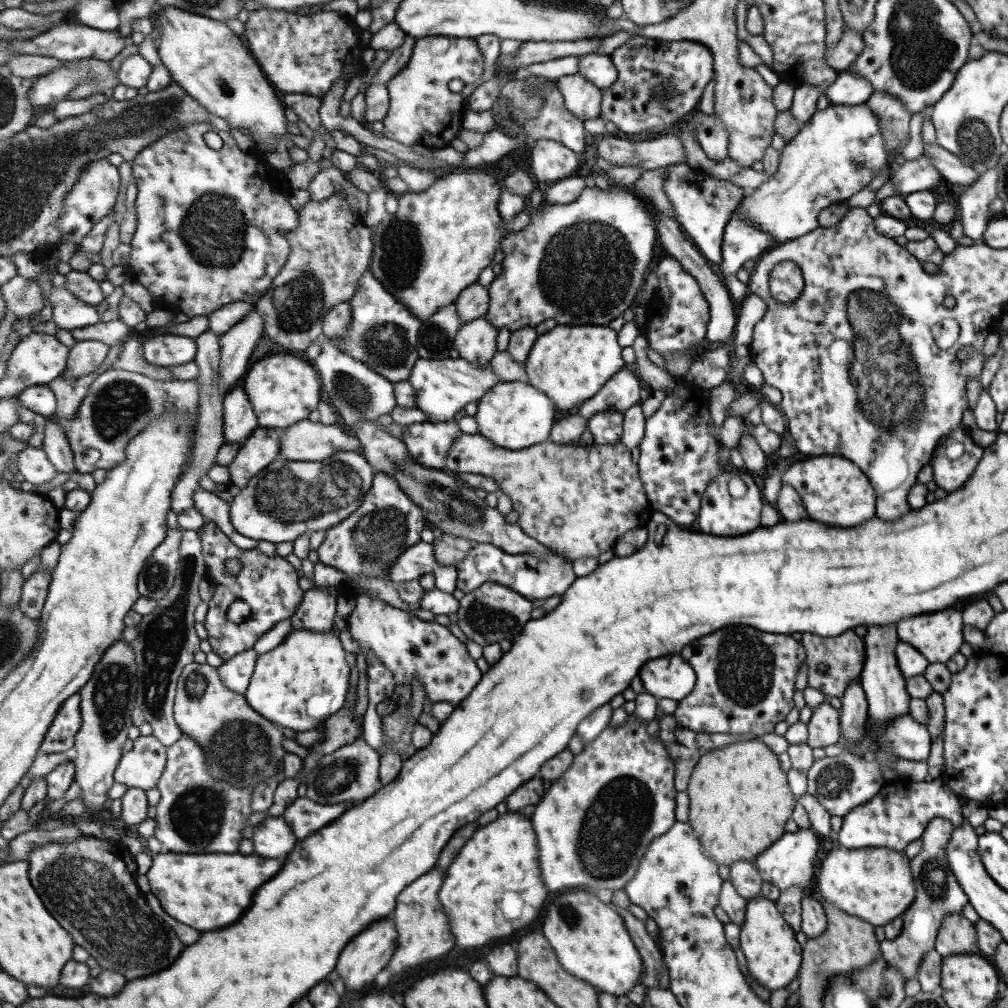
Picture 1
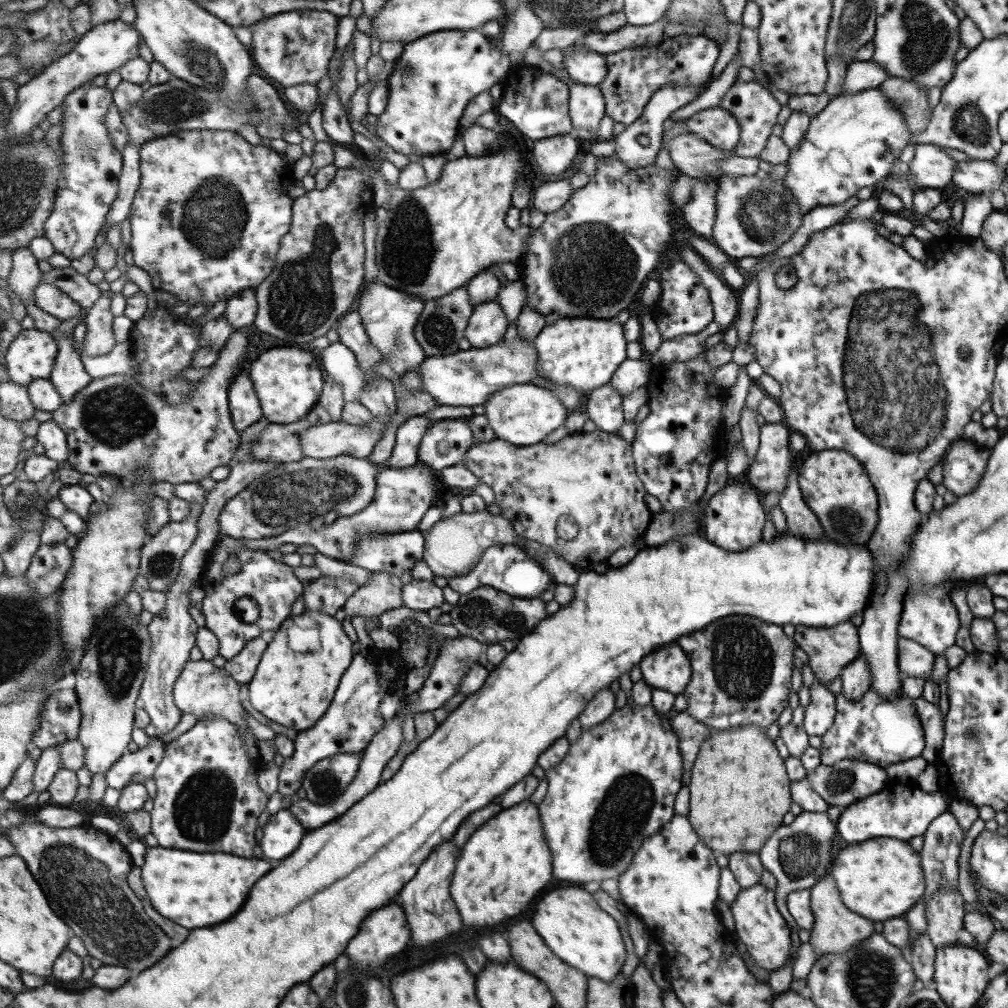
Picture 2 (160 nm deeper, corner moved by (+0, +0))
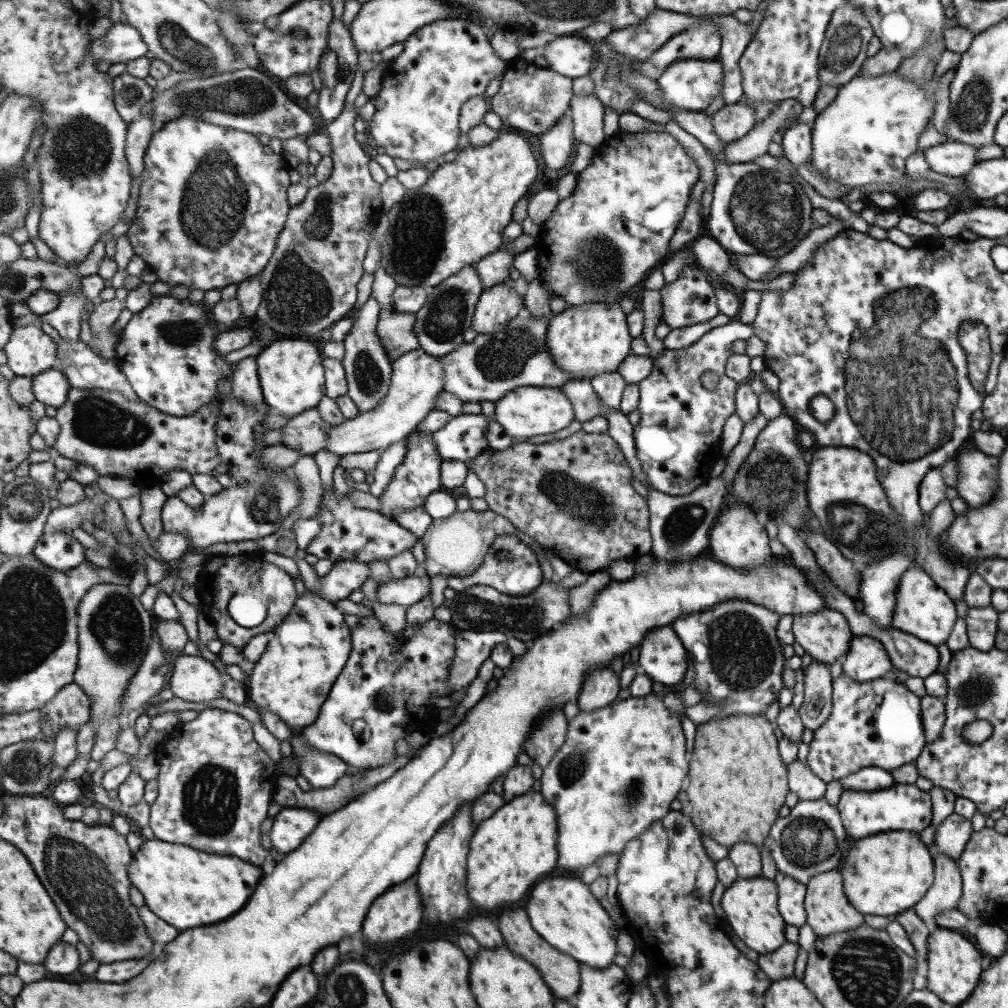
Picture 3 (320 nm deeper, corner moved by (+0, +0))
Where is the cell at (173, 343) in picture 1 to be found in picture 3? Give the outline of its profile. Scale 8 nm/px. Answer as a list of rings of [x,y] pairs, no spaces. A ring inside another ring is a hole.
[[[168,294],[155,296],[143,312],[134,314],[127,328],[118,335],[120,341],[113,361],[121,366],[121,372],[127,375],[141,401],[154,405],[160,412],[167,413],[168,417],[189,416],[218,398],[219,380],[230,376],[234,369],[225,356],[215,352],[214,344],[220,335],[215,327],[211,311],[202,302],[190,304],[188,299],[177,300]]]

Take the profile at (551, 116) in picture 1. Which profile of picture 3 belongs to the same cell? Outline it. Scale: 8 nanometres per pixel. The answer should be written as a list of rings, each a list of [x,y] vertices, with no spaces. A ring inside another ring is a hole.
[[[521,56],[510,59],[507,65],[499,93],[489,98],[490,108],[501,116],[504,124],[541,136],[570,110],[574,97],[573,79],[548,66],[537,66],[533,61],[527,61]]]

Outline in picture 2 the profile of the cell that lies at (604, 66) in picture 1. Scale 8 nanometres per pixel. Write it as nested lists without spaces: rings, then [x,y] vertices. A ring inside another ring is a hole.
[[[573,45],[573,48],[564,54],[564,68],[574,82],[587,85],[601,84],[609,72],[606,55],[588,49],[583,45]]]

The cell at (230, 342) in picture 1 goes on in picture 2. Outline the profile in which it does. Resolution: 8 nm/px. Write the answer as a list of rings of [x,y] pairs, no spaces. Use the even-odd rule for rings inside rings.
[[[243,328],[233,334],[222,349],[217,363],[211,368],[212,371],[195,383],[186,402],[167,403],[161,395],[157,395],[157,391],[154,393],[142,385],[139,376],[112,375],[91,381],[71,402],[65,403],[53,413],[54,421],[67,434],[72,465],[83,474],[95,477],[106,473],[119,474],[121,479],[129,477],[129,472],[148,468],[155,481],[176,485],[199,483],[218,466],[229,464],[237,452],[240,437],[230,409],[230,386],[239,374],[241,362],[247,354],[248,329]]]

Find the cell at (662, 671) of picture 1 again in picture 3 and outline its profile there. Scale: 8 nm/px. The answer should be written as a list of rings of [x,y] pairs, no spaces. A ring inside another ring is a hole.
[[[671,626],[659,628],[659,632],[651,632],[651,636],[643,640],[642,672],[663,685],[679,684],[687,672],[687,653],[688,650]]]

